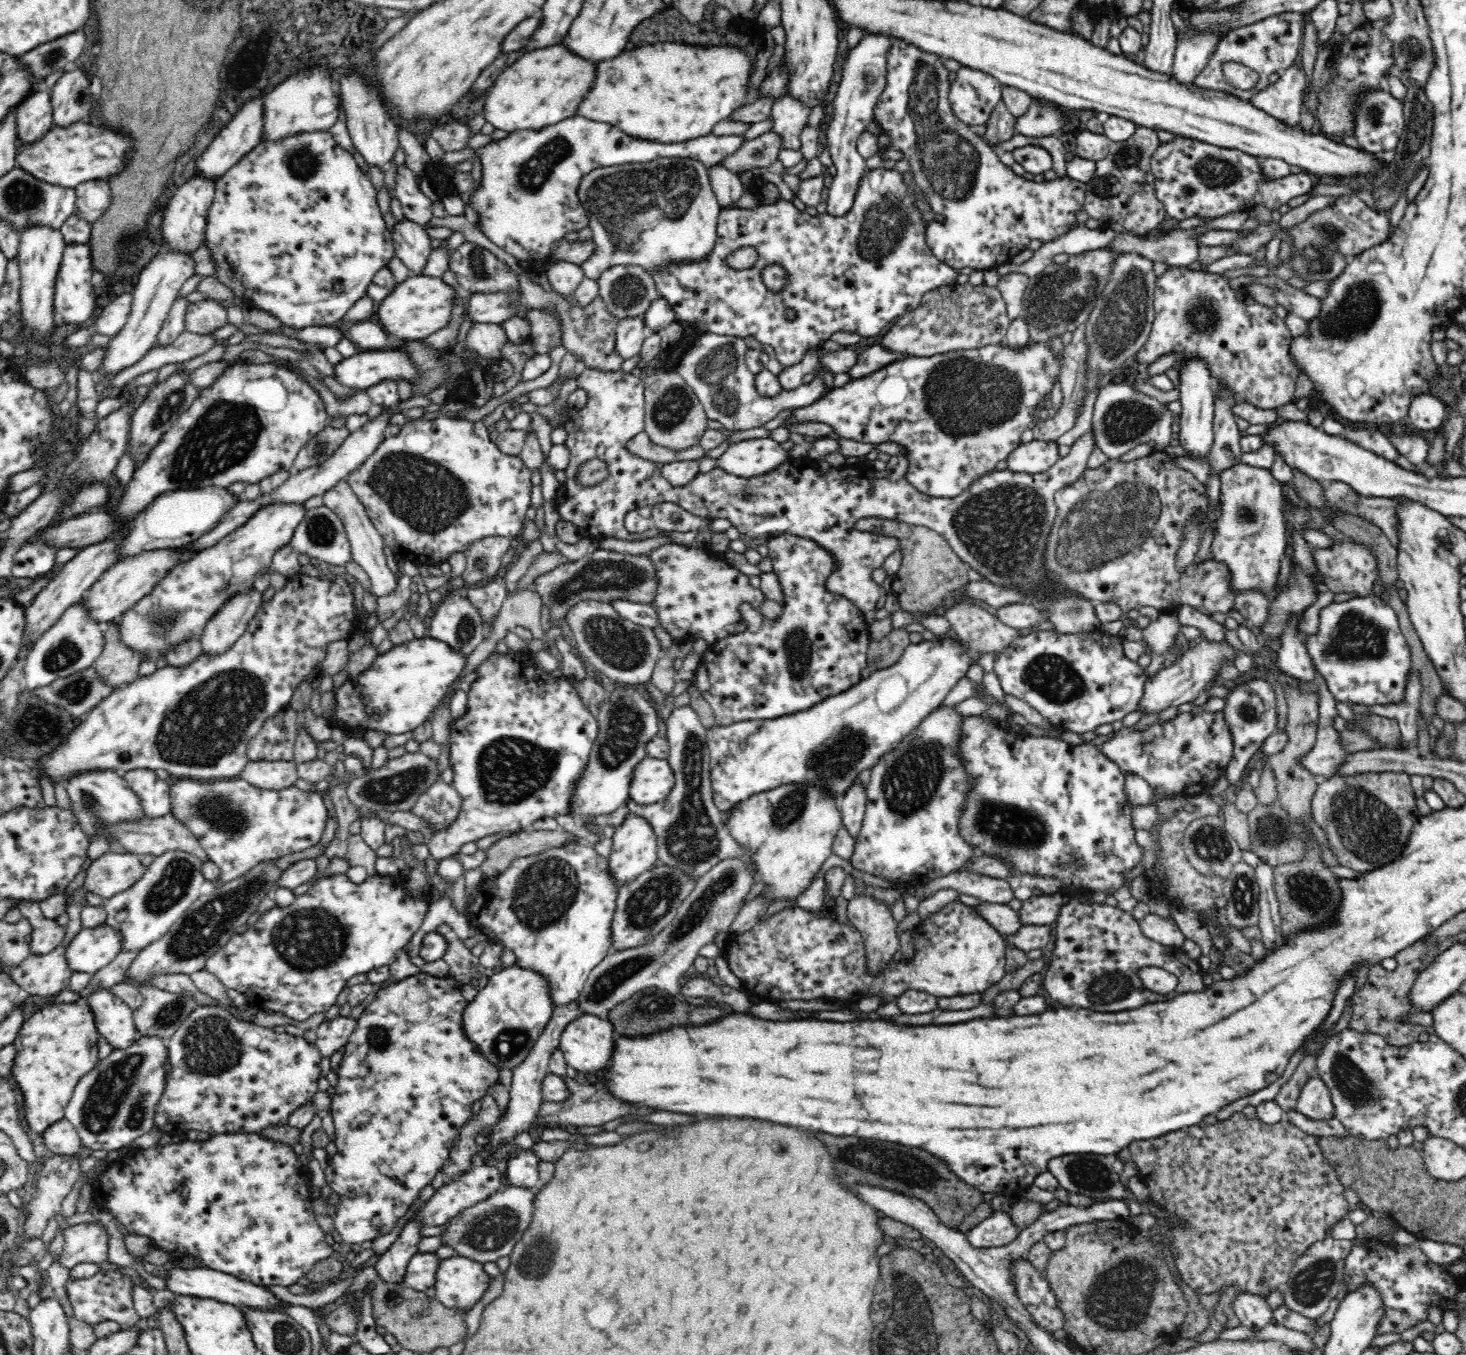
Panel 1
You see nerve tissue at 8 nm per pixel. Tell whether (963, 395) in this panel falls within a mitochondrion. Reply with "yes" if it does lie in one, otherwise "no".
yes

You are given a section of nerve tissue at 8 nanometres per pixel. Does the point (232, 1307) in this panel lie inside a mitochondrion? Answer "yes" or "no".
no

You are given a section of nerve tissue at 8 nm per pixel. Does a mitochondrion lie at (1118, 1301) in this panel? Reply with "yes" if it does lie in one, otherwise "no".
yes

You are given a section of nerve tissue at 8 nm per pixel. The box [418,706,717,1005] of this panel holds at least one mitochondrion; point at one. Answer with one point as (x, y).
(510, 770)

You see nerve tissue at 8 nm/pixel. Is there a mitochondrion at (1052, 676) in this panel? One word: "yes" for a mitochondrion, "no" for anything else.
yes

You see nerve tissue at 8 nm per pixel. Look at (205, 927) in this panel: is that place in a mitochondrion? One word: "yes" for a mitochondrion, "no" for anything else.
yes

